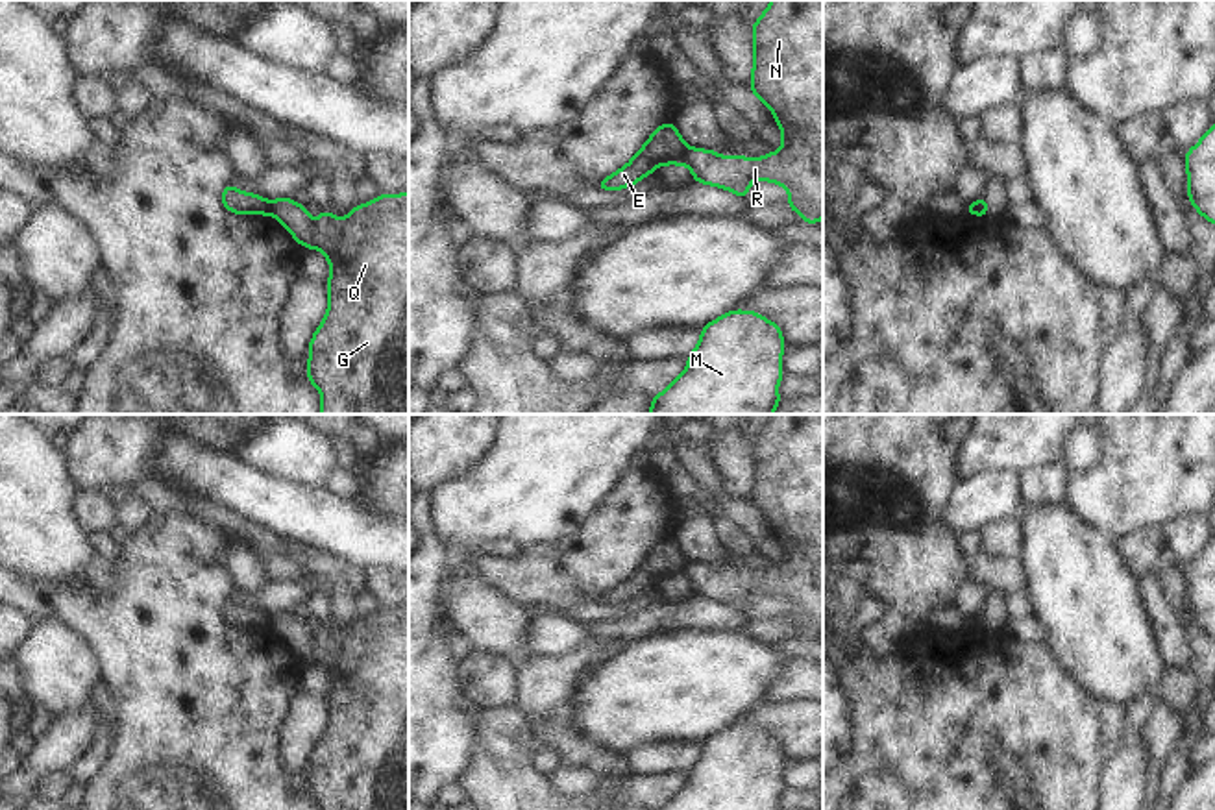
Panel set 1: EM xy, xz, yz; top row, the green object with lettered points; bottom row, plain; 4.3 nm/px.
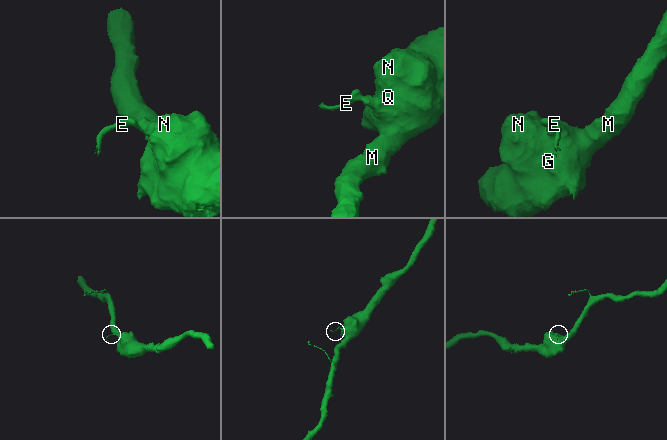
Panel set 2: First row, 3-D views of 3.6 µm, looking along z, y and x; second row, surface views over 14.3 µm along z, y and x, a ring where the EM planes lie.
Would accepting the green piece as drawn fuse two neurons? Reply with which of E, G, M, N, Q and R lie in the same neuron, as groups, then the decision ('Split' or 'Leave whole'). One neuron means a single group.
Groups: E / G M N Q R. Split.

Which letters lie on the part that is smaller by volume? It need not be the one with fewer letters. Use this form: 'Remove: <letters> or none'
Remove: E

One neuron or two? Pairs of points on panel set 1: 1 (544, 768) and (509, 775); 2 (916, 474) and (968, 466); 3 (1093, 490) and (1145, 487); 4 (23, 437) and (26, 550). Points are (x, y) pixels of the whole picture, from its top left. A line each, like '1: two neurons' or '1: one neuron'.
1: two neurons
2: two neurons
3: one neuron
4: one neuron

